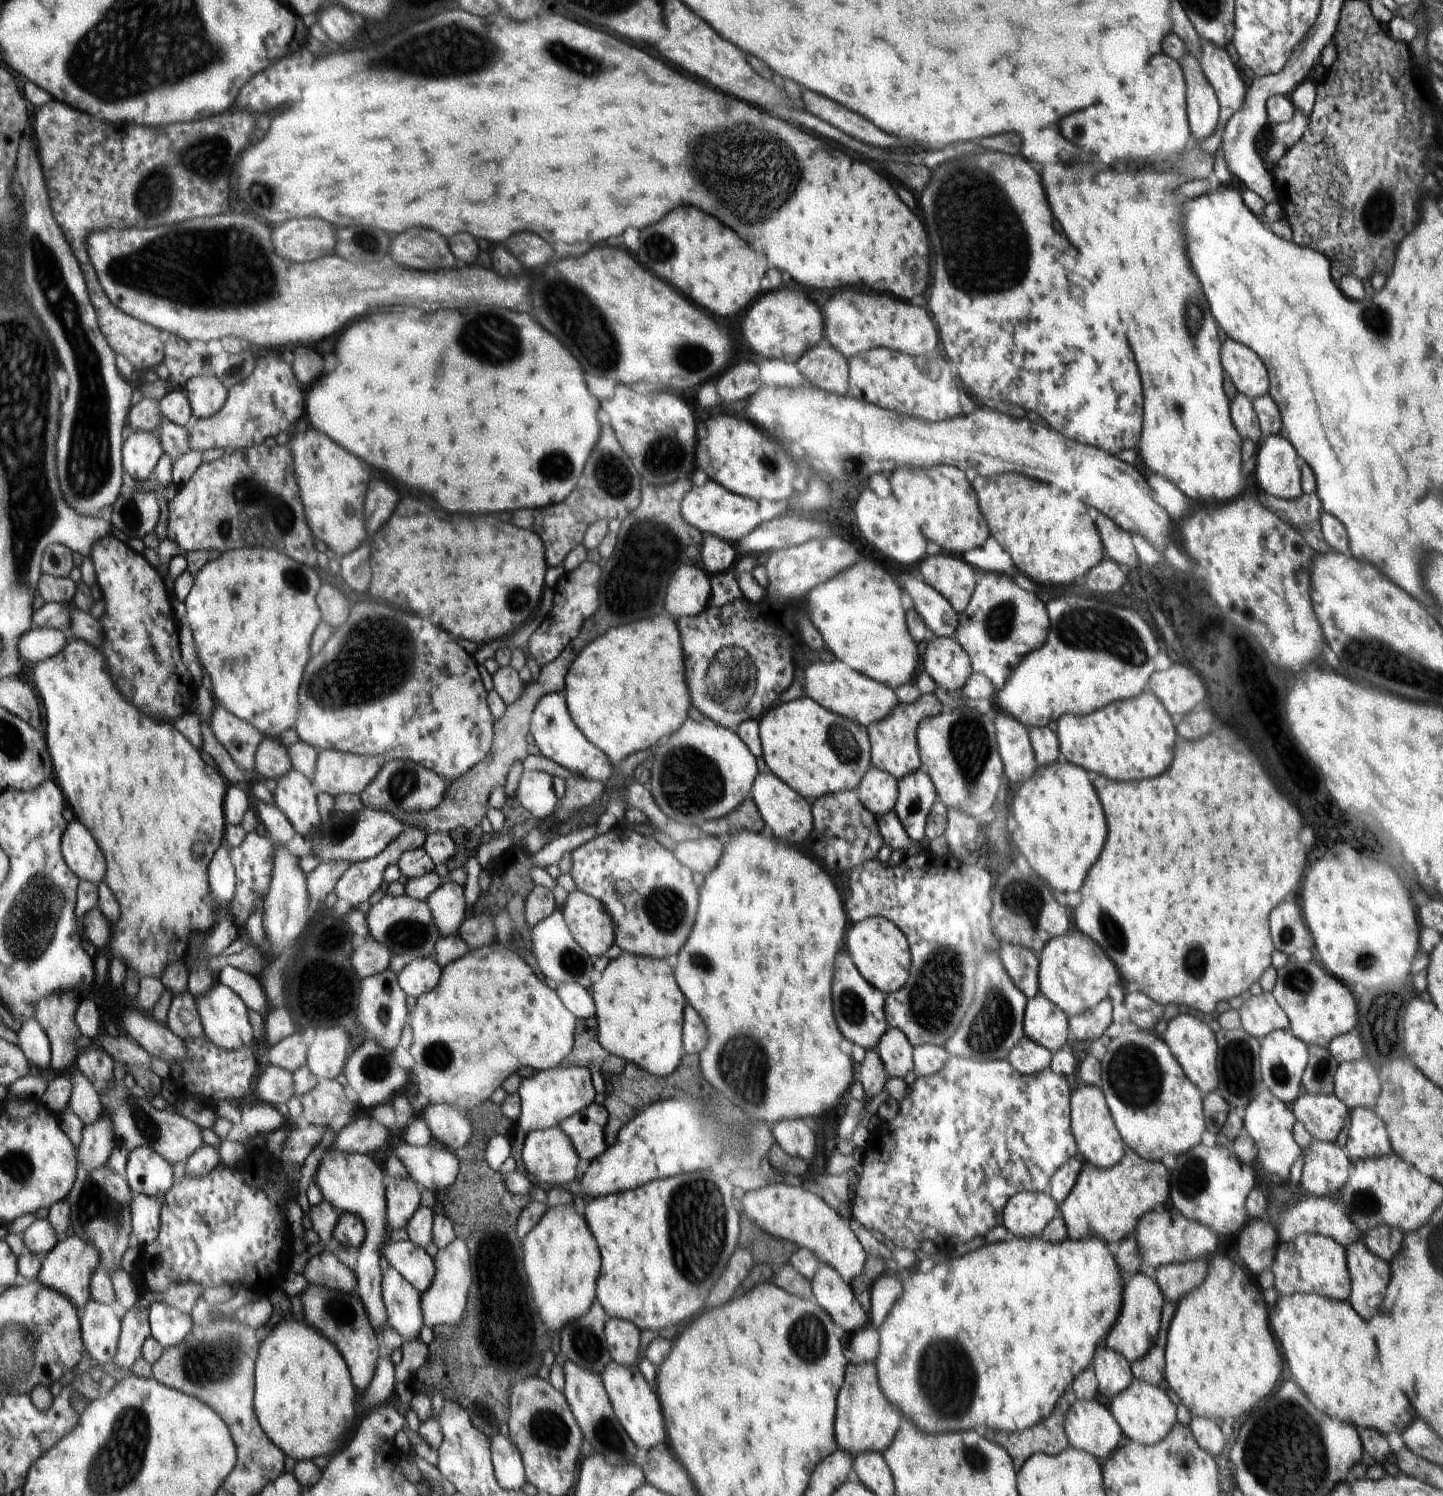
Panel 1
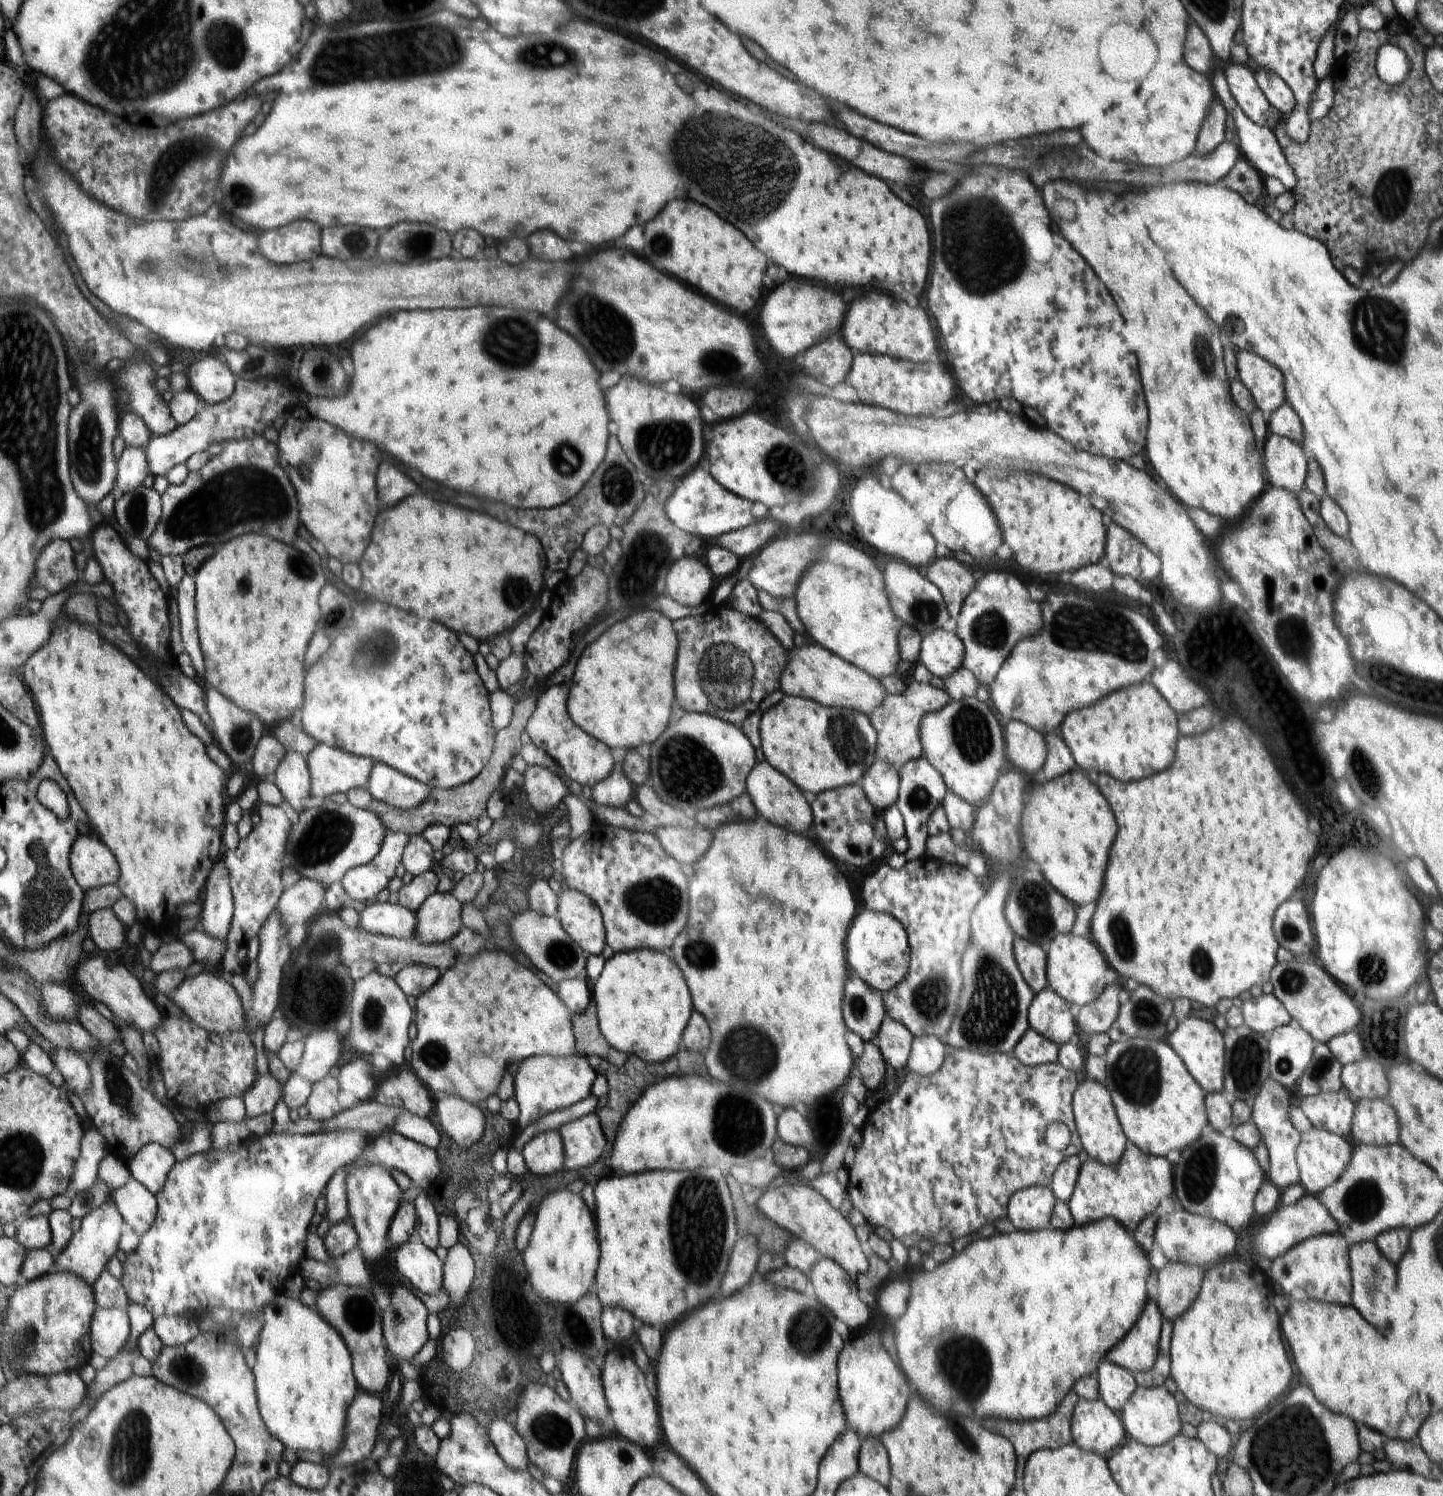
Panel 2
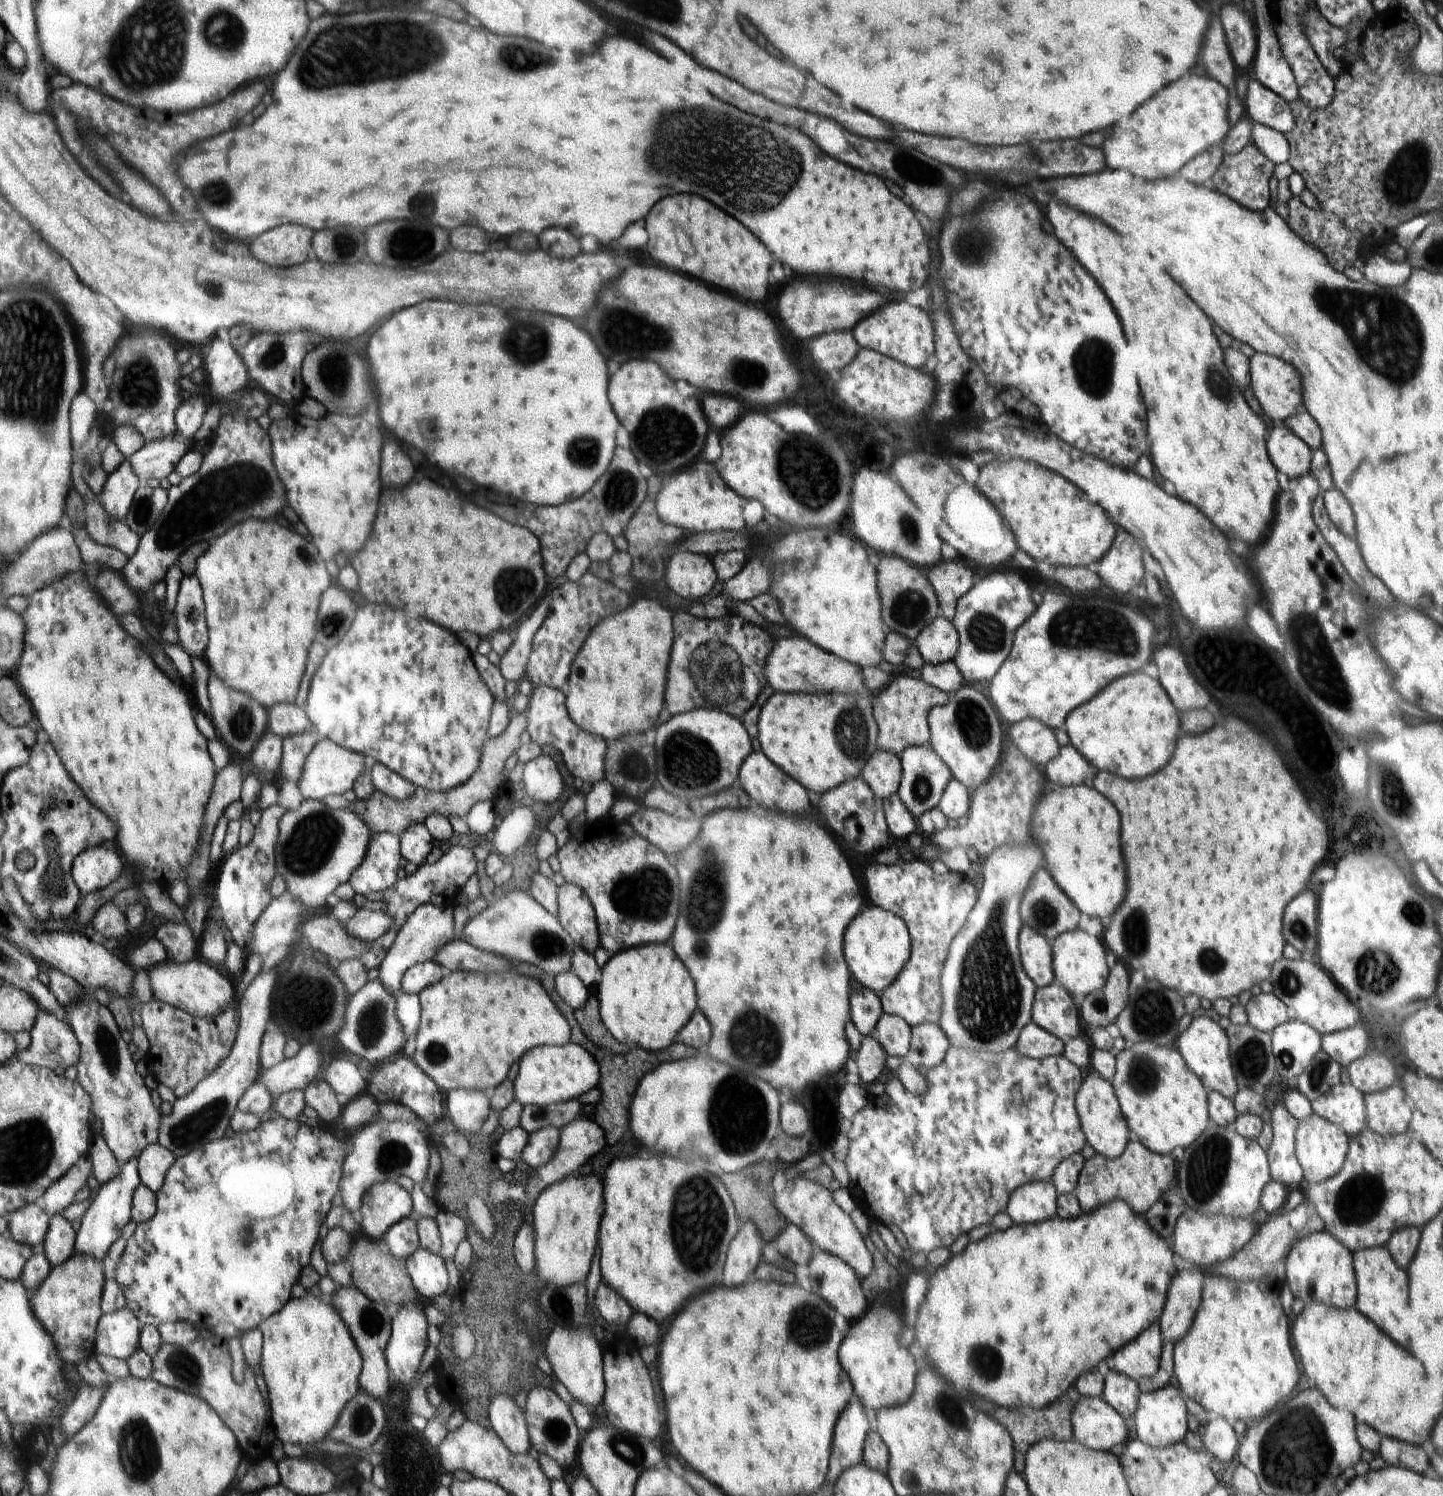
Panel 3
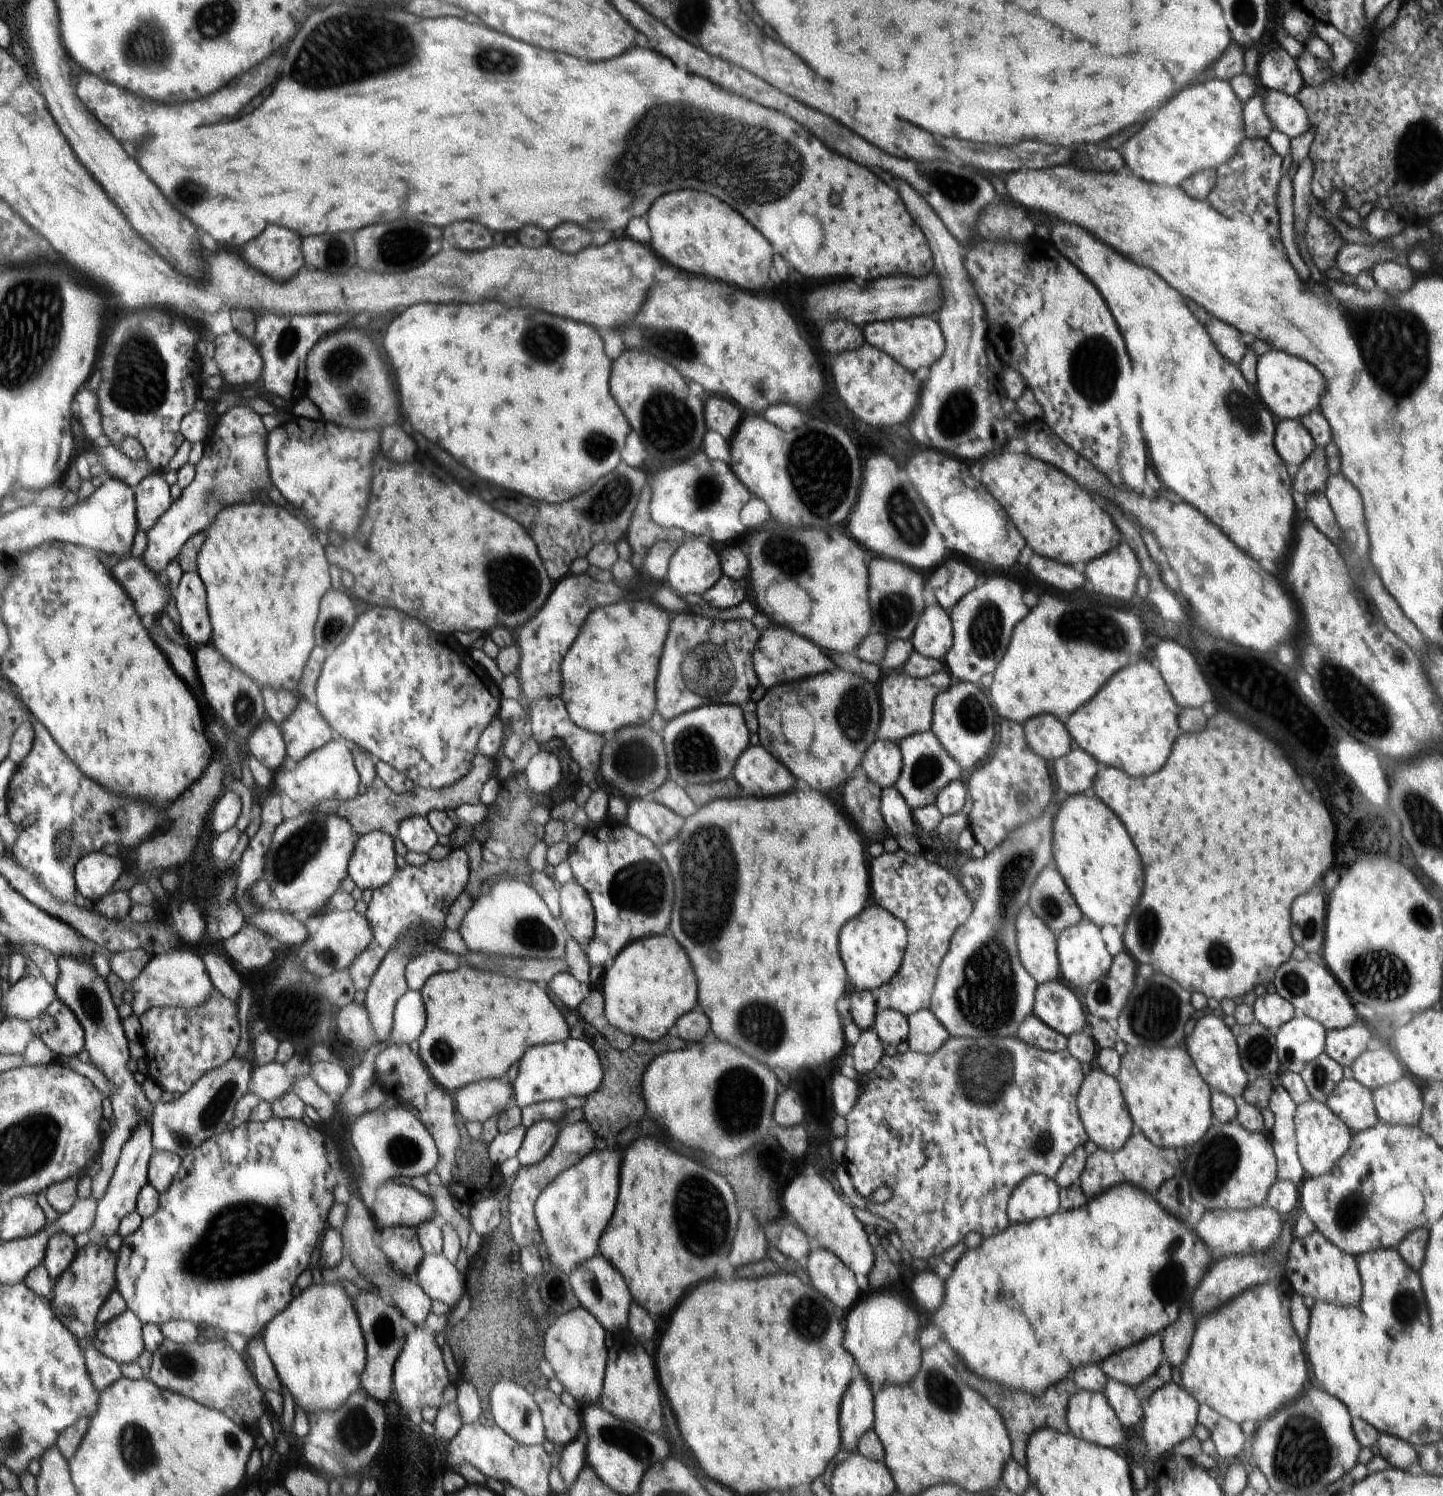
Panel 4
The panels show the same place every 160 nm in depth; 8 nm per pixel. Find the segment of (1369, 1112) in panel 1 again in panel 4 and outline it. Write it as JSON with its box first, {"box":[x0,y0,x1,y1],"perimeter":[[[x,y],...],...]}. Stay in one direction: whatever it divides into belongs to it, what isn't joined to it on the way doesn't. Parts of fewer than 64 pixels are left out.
{"box":[1372,1075,1423,1126],"perimeter":[[[1402,1075],[1396,1082],[1372,1091],[1378,1121],[1389,1125],[1418,1126],[1423,1102],[1422,1091]]]}

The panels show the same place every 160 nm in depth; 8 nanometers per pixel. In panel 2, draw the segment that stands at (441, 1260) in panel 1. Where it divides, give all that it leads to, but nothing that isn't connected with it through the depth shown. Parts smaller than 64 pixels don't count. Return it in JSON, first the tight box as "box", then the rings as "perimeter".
{"box":[444,1242,475,1306],"perimeter":[[[459,1242],[448,1250],[445,1263],[444,1290],[450,1295],[450,1306],[462,1306],[475,1277],[475,1263],[468,1248]]]}

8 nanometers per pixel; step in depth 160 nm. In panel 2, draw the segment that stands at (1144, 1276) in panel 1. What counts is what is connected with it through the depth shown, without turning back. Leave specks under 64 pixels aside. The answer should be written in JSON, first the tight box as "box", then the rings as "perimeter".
{"box":[1104,1298,1163,1374],"perimeter":[[[1148,1298],[1133,1329],[1104,1358],[1121,1368],[1126,1368],[1132,1374],[1153,1368],[1159,1354],[1159,1337],[1163,1320],[1156,1300]]]}

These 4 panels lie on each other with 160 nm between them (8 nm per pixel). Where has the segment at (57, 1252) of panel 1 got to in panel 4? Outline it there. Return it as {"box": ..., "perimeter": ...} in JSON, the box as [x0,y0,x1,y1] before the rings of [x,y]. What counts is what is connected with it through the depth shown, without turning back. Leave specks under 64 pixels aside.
{"box":[92,1123,154,1239],"perimeter":[[[146,1123],[133,1132],[132,1138],[121,1151],[117,1171],[109,1184],[109,1191],[104,1195],[103,1201],[99,1202],[97,1219],[92,1228],[92,1230],[101,1232],[107,1239],[118,1235],[121,1220],[128,1218],[137,1210],[137,1199],[140,1196],[141,1188],[149,1183],[149,1160],[152,1158],[154,1151],[152,1136],[152,1126]]]}

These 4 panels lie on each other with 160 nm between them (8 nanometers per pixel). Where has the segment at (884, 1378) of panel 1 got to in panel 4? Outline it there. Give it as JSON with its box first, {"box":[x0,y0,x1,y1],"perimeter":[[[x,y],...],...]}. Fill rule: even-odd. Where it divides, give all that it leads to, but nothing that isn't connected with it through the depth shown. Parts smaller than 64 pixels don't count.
{"box":[932,1183,1213,1395],"perimeter":[[[1130,1183],[1110,1187],[1089,1199],[1086,1206],[1078,1210],[1072,1209],[1066,1212],[1064,1209],[1059,1209],[1053,1215],[1030,1222],[1011,1222],[1000,1235],[983,1239],[978,1248],[965,1249],[960,1260],[953,1266],[952,1275],[944,1281],[944,1298],[942,1304],[934,1311],[932,1325],[941,1332],[947,1345],[958,1358],[979,1377],[994,1381],[1010,1390],[1040,1395],[1055,1384],[1070,1378],[1075,1368],[1085,1364],[1098,1366],[1107,1356],[1120,1352],[1146,1337],[1162,1334],[1162,1330],[1177,1319],[1179,1312],[1192,1304],[1194,1291],[1208,1271],[1207,1268],[1212,1264],[1213,1257],[1210,1256],[1211,1252],[1203,1240],[1192,1232],[1193,1228],[1186,1225],[1163,1209],[1153,1196]],[[984,1252],[990,1254],[990,1266],[988,1260],[984,1258]]]}

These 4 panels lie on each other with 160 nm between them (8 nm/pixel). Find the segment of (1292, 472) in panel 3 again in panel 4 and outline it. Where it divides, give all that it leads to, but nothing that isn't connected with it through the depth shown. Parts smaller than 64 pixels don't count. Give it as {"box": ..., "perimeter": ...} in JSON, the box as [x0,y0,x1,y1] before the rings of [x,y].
{"box":[1274,419,1316,466],"perimeter":[[[1282,419],[1276,425],[1274,446],[1285,464],[1300,466],[1316,444],[1299,419]]]}

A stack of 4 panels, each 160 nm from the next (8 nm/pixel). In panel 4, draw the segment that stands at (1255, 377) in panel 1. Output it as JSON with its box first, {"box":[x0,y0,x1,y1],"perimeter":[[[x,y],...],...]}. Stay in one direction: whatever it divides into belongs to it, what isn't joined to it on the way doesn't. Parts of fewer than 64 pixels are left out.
{"box":[1256,350,1326,419],"perimeter":[[[1270,350],[1257,358],[1256,365],[1258,394],[1268,410],[1281,419],[1299,419],[1319,406],[1322,393],[1326,390],[1323,376],[1306,360]]]}

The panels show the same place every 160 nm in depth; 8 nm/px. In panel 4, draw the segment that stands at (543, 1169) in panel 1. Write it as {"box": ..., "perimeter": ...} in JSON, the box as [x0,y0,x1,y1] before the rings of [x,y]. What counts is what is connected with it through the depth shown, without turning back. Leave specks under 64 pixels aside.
{"box":[516,1120,560,1166],"perimeter":[[[550,1120],[535,1122],[528,1127],[516,1156],[521,1166],[532,1166],[544,1160],[556,1146],[559,1135],[560,1132],[556,1129],[554,1122]]]}

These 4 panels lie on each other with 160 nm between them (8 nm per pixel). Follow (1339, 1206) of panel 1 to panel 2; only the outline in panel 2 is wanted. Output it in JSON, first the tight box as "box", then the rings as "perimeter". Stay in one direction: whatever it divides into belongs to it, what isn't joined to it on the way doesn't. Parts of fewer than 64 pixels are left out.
{"box":[1250,1193,1340,1262],"perimeter":[[[1306,1193],[1303,1198],[1288,1207],[1280,1207],[1272,1212],[1270,1220],[1262,1227],[1262,1230],[1250,1240],[1250,1253],[1256,1256],[1264,1256],[1271,1262],[1283,1256],[1290,1248],[1301,1244],[1304,1240],[1322,1234],[1340,1234],[1336,1220],[1330,1216],[1330,1212],[1322,1206],[1317,1196]]]}

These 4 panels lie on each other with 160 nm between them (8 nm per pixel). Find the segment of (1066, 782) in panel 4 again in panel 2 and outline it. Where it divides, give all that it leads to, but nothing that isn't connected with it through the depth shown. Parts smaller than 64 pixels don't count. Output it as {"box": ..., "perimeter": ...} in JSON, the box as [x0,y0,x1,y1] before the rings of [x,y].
{"box":[1039,733,1076,781],"perimeter":[[[1050,733],[1046,736],[1046,743],[1048,758],[1045,760],[1044,771],[1041,772],[1039,779],[1050,781],[1076,768],[1072,754],[1062,737]]]}

